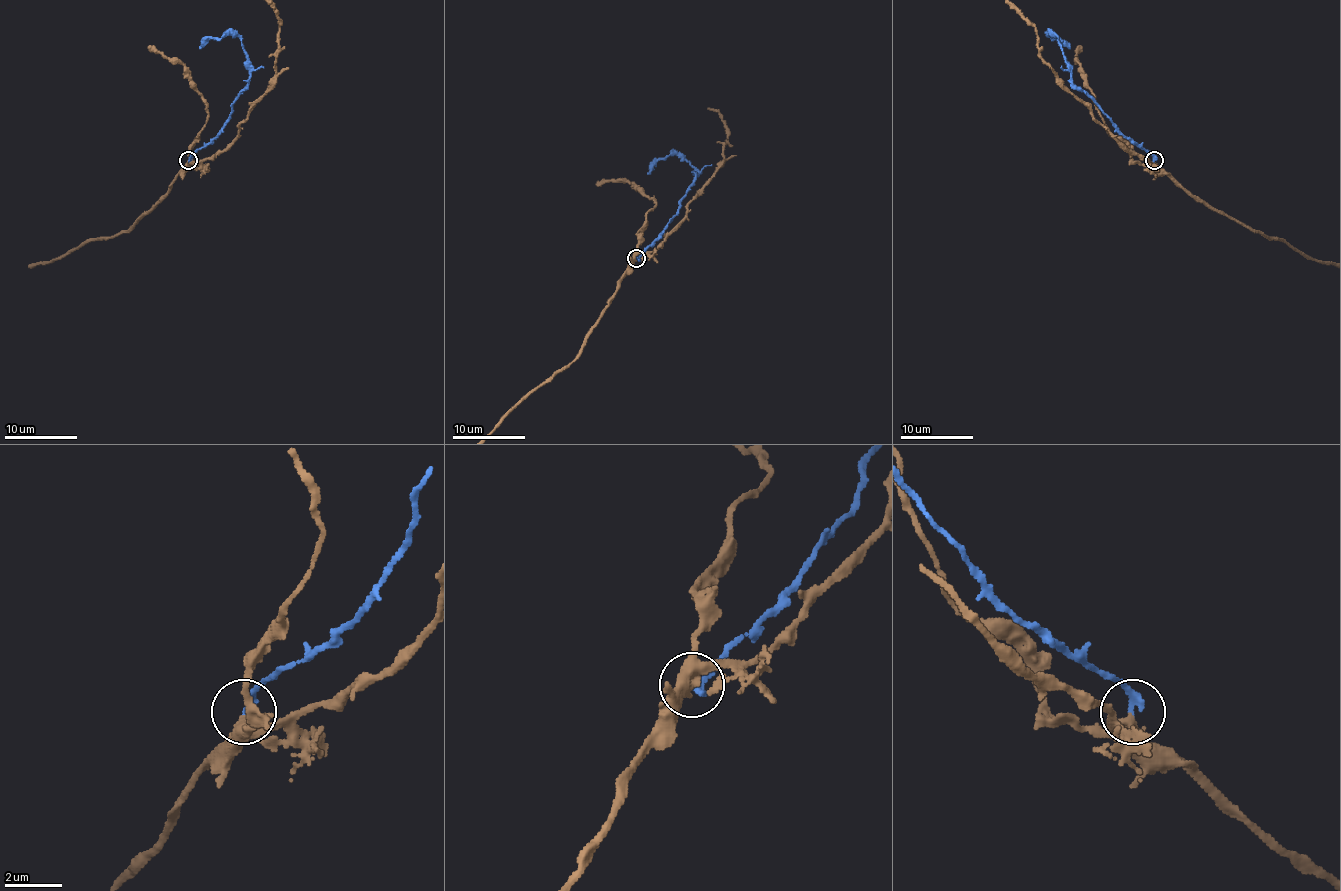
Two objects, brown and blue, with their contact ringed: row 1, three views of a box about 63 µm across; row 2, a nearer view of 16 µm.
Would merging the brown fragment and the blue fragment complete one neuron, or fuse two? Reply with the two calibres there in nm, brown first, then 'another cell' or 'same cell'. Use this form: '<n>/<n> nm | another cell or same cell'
300/260 nm | same cell

